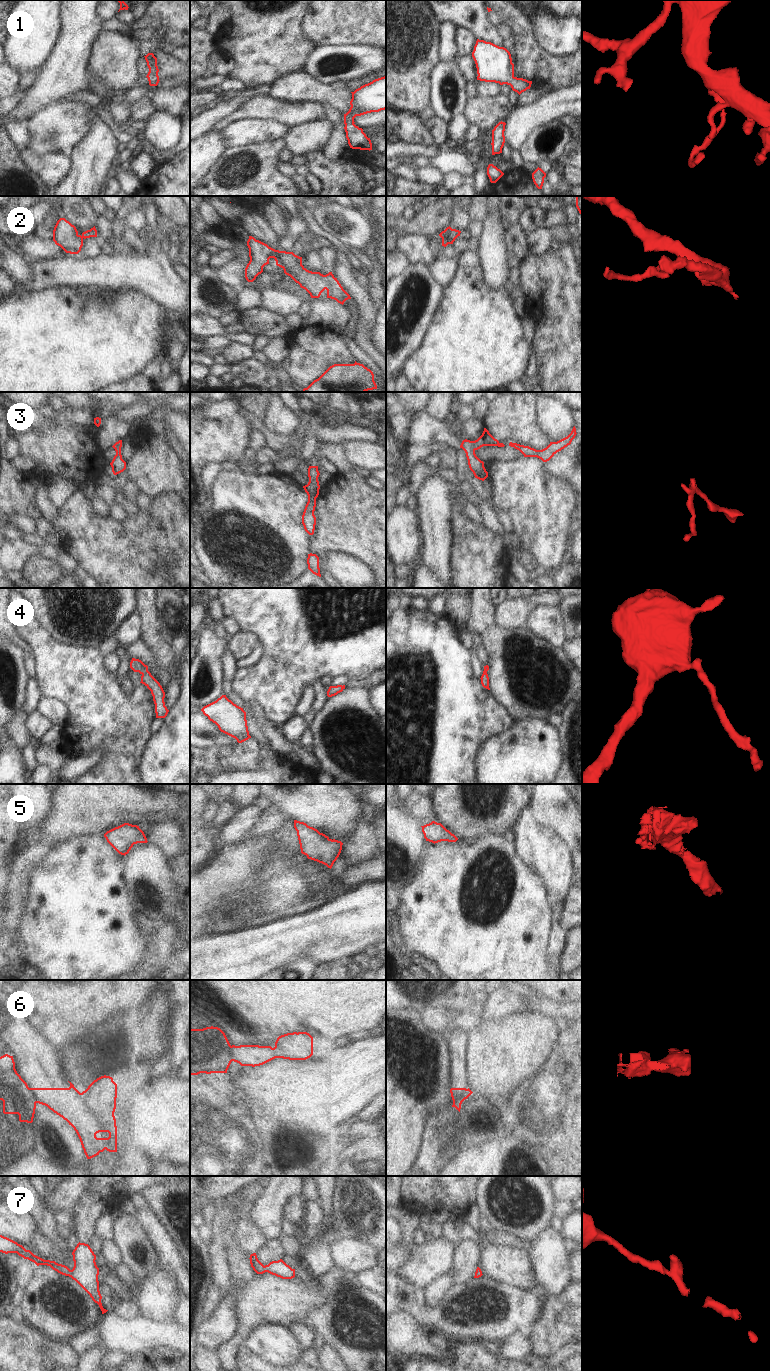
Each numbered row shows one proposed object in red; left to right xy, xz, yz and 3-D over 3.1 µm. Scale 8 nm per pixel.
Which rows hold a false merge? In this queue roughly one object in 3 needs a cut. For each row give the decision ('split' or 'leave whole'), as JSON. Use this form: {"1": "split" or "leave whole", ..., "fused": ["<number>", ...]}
{"1": "leave whole", "2": "split", "3": "leave whole", "4": "leave whole", "5": "leave whole", "6": "split", "7": "leave whole", "fused": ["2", "6"]}

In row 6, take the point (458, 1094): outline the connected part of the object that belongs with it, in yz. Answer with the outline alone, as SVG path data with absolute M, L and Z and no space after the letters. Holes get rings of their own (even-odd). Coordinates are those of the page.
M451 1088L450 1093L451 1093L453 1102L460 1102L466 1098L466 1096L468 1094L468 1089L466 1089L466 1088Z

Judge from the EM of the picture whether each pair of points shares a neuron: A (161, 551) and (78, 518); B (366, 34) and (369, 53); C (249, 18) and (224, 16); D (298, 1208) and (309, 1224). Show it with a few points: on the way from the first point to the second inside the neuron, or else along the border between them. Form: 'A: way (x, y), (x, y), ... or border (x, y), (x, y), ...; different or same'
A: way (140, 545), (105, 545), (99, 539); same
B: border (344, 45), (365, 44), (375, 47); different
C: border (232, 10), (232, 16), (228, 21); different
D: border (305, 1202), (305, 1210), (300, 1220); different

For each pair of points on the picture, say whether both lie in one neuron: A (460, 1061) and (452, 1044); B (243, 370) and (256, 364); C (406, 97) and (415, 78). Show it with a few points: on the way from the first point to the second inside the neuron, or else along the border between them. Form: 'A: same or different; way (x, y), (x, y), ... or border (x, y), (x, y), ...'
A: same; way (458, 1057), (458, 1050), (456, 1048)
B: same; way (246, 370), (250, 370), (253, 367)
C: same; way (408, 92), (408, 85), (410, 83)

